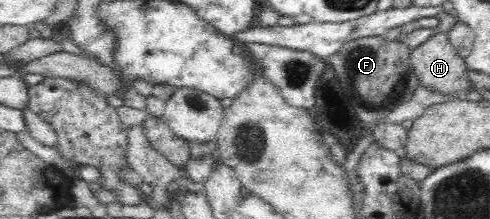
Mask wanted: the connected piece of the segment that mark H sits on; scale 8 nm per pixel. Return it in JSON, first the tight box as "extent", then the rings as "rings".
{"extent":[410,31,473,99],"rings":[[[438,31],[427,42],[410,51],[410,68],[417,78],[418,85],[428,92],[435,92],[452,99],[466,99],[473,88],[466,78],[466,61],[460,58],[447,40],[447,33]]]}

